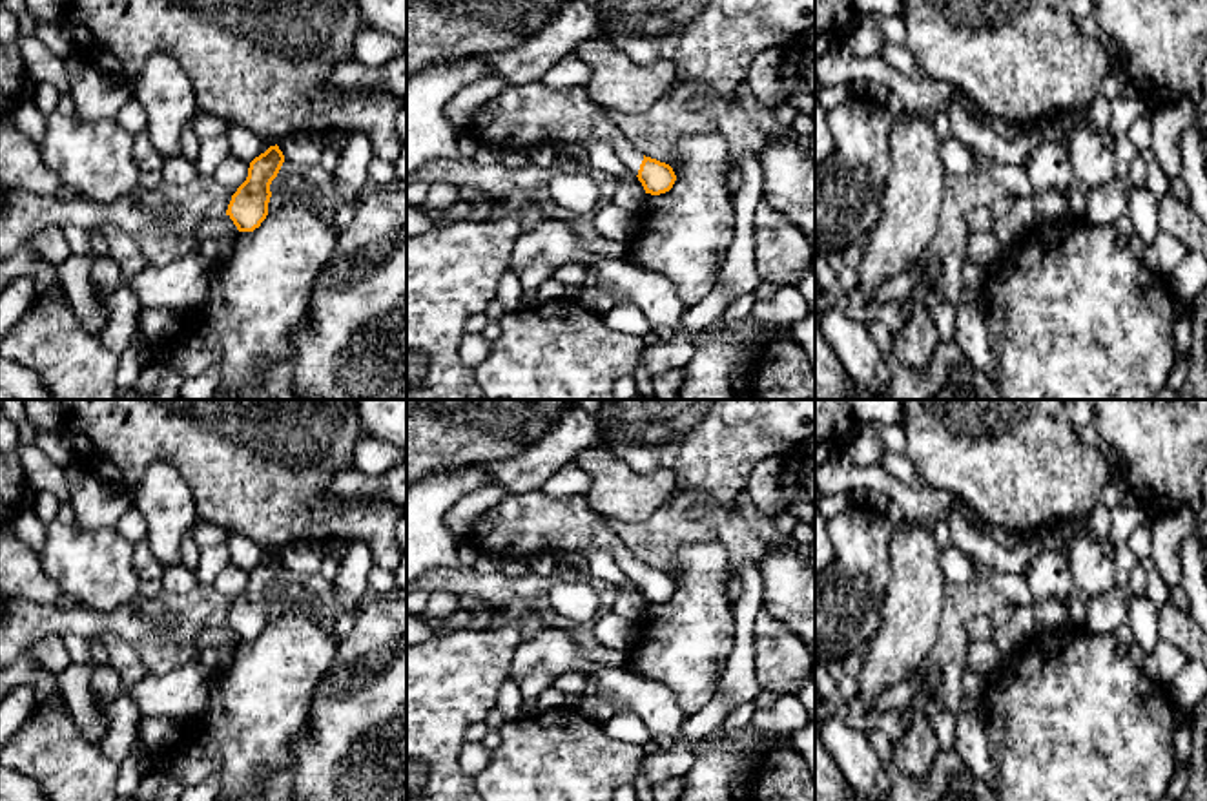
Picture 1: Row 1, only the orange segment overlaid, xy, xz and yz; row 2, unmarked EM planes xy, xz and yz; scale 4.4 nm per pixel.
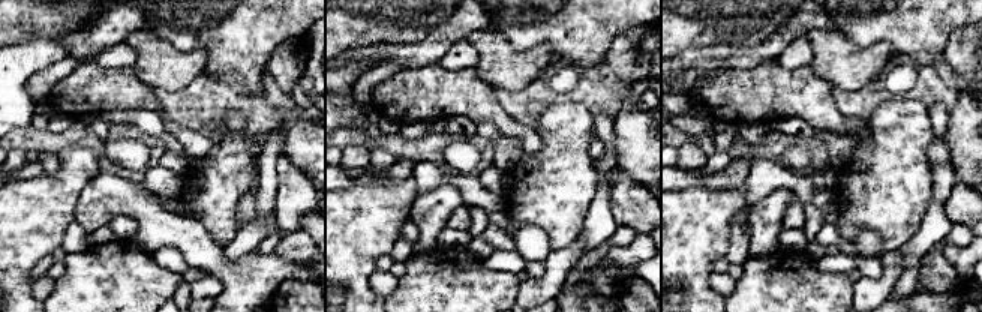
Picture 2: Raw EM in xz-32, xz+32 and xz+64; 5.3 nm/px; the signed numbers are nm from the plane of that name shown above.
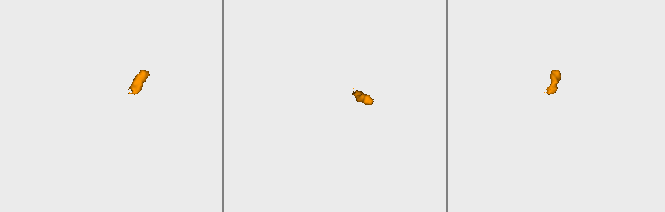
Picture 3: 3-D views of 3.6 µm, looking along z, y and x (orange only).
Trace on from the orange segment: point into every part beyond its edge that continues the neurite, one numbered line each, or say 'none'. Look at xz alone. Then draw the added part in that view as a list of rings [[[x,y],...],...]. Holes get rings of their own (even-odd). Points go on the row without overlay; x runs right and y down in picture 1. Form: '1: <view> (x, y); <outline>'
1: xz (526, 524); [[[543,491],[507,494],[476,520],[469,540],[480,555],[503,560],[602,551],[634,584],[644,569],[644,562],[625,549],[609,520],[593,511],[585,496],[554,498]]]

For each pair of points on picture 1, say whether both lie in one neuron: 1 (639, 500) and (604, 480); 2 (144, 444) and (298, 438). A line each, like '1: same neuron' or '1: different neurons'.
1: same neuron
2: same neuron

